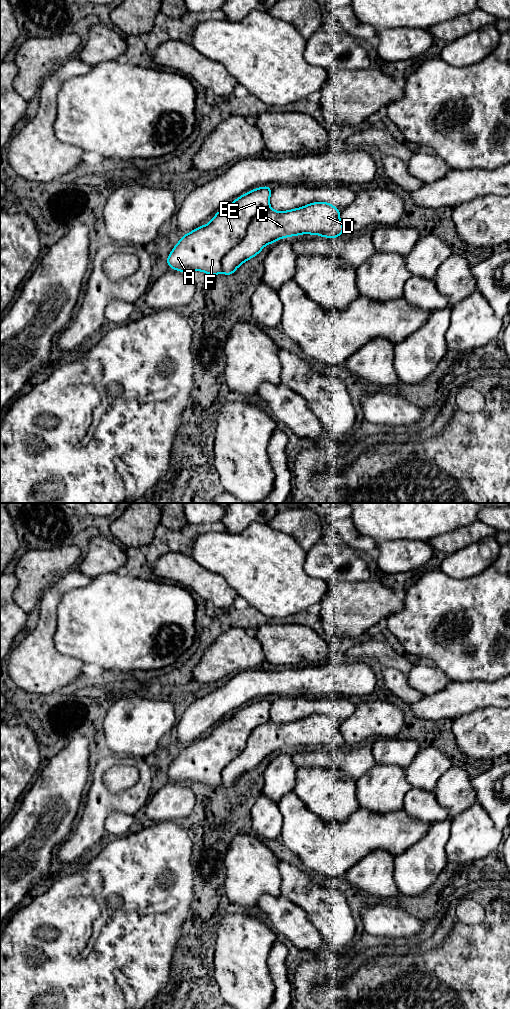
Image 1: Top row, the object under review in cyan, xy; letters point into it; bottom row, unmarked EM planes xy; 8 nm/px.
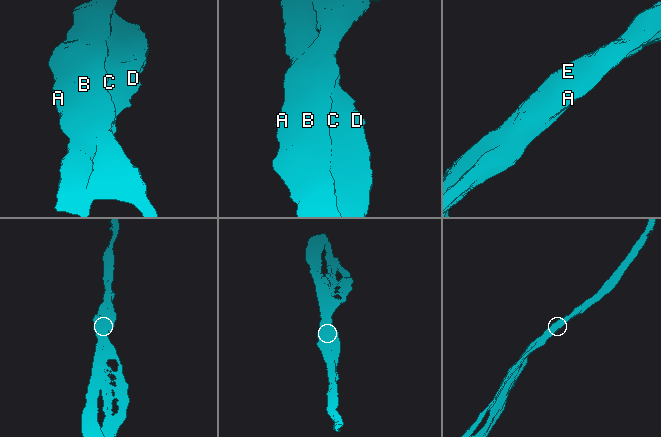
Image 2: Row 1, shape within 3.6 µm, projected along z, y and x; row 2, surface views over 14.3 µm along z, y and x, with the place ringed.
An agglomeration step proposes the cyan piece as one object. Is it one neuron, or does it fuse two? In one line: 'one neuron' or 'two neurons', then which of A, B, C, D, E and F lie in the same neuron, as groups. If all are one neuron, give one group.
two neurons; A B E F / C D

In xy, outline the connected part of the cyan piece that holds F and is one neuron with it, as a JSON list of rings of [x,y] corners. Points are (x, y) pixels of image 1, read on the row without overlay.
[[[271,699],[256,700],[238,709],[229,718],[218,723],[211,733],[183,747],[167,770],[167,776],[180,784],[202,783],[210,787],[223,784],[222,771],[245,748],[250,733],[270,720]]]

